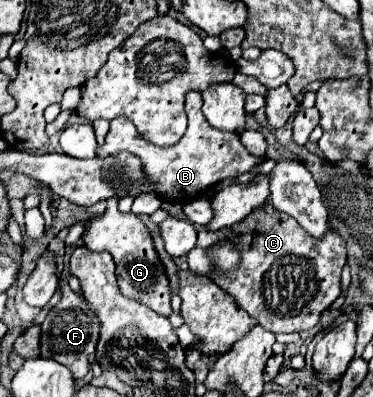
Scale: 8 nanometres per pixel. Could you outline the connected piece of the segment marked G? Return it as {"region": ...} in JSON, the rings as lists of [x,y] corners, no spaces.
{"region":[[[116,196],[108,198],[106,203],[106,212],[86,224],[86,234],[82,236],[82,244],[94,252],[110,252],[112,254],[112,258],[116,262],[118,288],[126,298],[152,308],[156,314],[170,316],[172,314],[170,280],[168,280],[166,270],[158,258],[154,240],[152,240],[146,224],[134,212],[128,212],[128,214],[118,212]]]}

